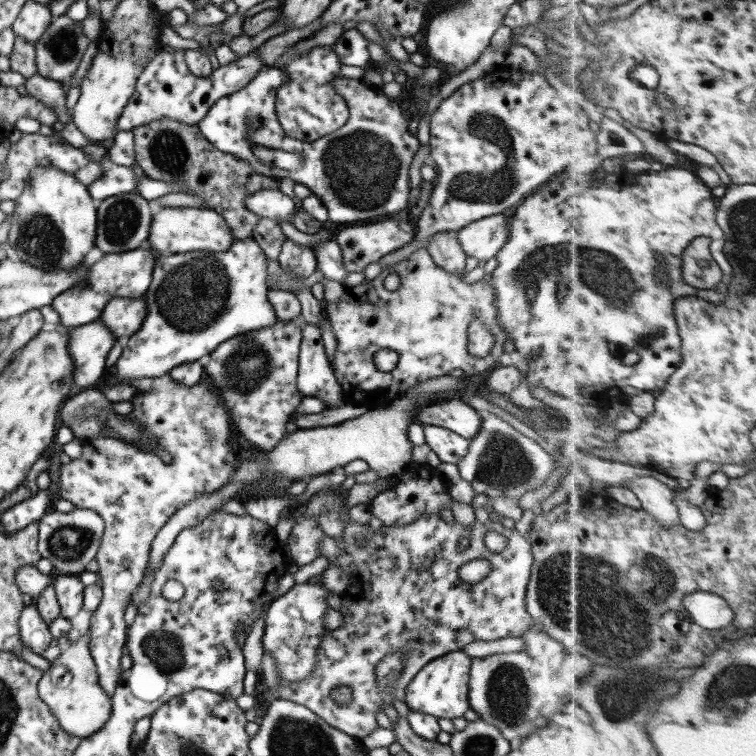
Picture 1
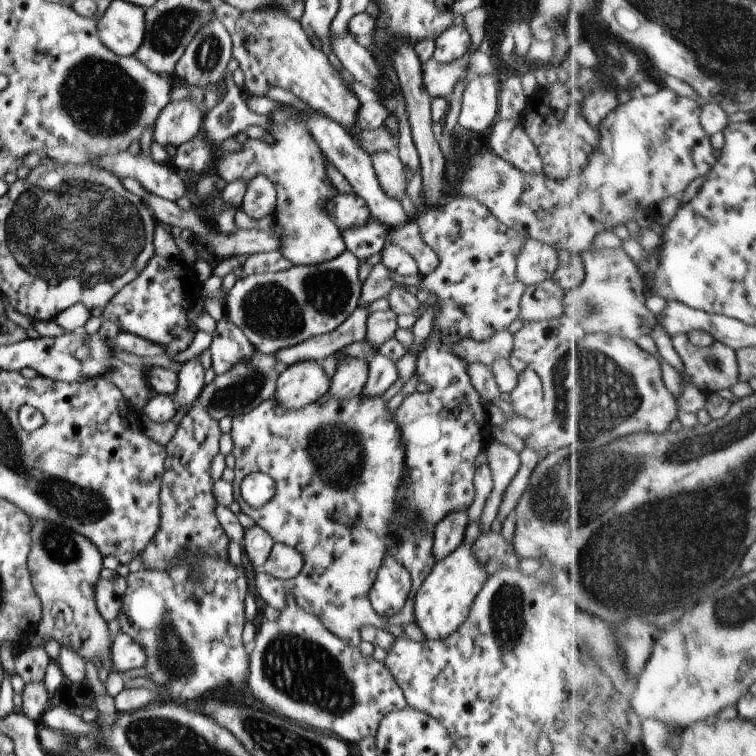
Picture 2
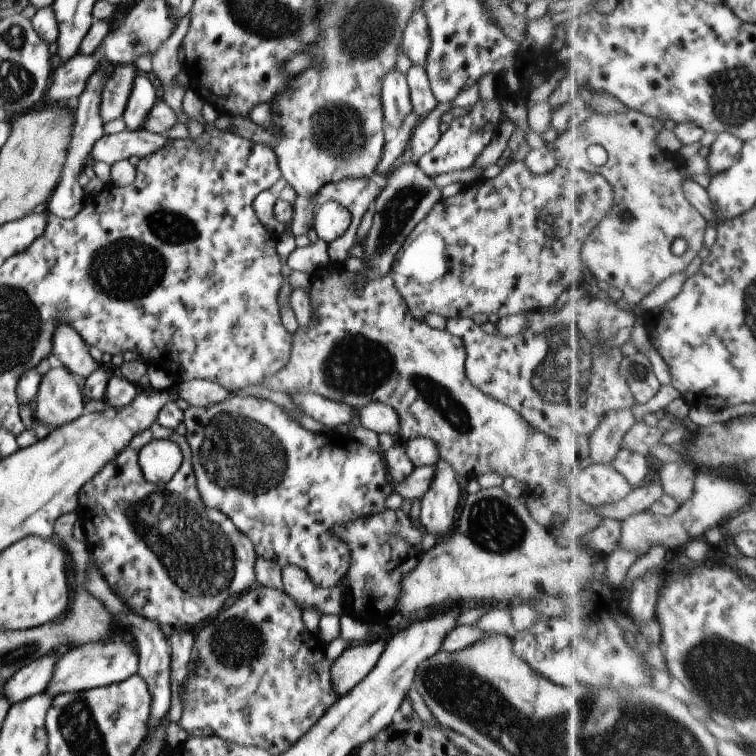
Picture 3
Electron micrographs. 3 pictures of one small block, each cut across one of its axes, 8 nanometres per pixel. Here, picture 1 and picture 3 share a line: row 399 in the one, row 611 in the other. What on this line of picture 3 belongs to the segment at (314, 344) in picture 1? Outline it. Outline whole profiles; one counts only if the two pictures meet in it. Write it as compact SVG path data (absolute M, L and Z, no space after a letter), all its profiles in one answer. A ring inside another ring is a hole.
M296 565L282 568L283 590L301 609L316 608L320 614L341 616L344 596L340 585L325 589L314 584L308 574Z

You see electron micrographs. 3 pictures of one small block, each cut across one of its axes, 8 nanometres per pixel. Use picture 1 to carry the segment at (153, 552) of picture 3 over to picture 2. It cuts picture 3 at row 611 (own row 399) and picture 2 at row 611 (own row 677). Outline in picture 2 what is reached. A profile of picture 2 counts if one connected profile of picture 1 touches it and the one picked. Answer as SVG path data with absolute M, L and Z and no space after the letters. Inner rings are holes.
M122 576L110 579L99 579L95 586L95 598L98 612L109 623L119 616L123 604L123 596L127 580Z

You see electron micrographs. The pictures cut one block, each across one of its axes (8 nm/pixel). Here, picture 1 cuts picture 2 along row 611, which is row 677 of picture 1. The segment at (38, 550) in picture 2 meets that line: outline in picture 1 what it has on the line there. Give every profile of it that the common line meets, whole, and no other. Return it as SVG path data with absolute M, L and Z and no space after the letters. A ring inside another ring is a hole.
M89 632L82 634L58 659L50 663L38 681L38 696L46 704L62 730L78 738L88 738L98 732L111 716L111 698L102 690L98 682L98 672L90 653L91 637Z

